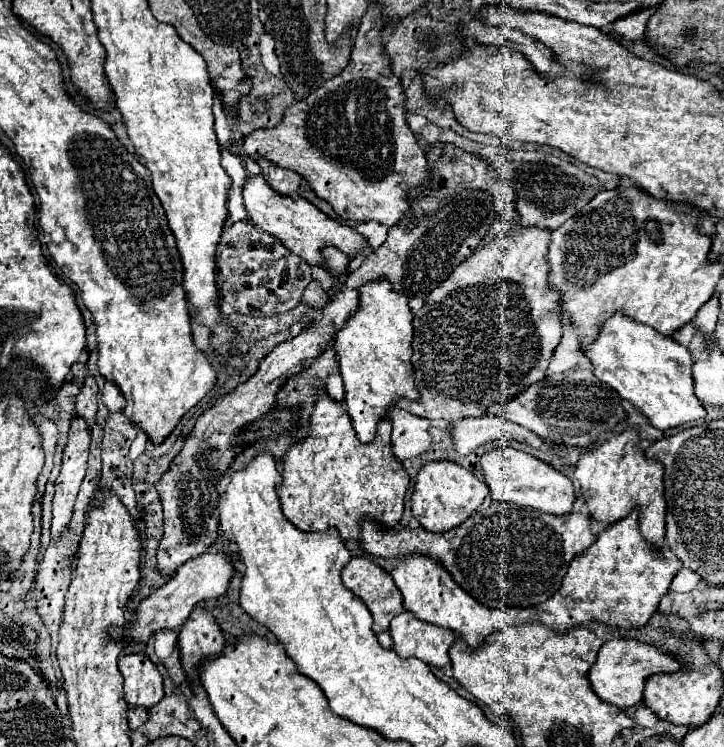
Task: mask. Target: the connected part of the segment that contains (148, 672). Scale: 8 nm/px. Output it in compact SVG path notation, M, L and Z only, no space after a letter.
M126 654L118 660L124 676L124 700L128 706L154 706L164 696L162 676L146 654Z

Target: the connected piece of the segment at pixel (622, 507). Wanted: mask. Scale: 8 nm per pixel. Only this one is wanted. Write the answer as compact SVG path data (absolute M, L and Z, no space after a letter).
M626 430L624 434L608 440L606 444L598 446L596 450L584 452L574 472L576 480L580 482L582 496L590 510L590 518L596 522L604 522L610 526L626 518L634 508L638 508L638 522L640 532L656 552L664 548L664 524L666 524L666 500L664 500L664 466L656 460L644 458L644 452L638 450L640 436L638 432Z

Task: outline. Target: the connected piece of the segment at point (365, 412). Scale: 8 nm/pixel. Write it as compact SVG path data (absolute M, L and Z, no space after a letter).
M368 282L360 288L360 308L356 314L344 324L342 330L338 330L334 346L338 354L338 364L340 364L340 374L344 378L346 386L346 412L352 420L352 426L360 438L360 442L368 444L376 438L378 422L388 418L390 408L398 402L398 398L408 398L408 400L420 400L420 392L416 390L414 384L414 370L412 370L412 312L408 306L408 298L402 294L396 294L388 282Z

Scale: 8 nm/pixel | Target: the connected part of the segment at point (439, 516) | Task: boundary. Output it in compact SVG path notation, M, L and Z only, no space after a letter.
M428 462L416 476L412 494L412 516L428 532L448 532L460 526L488 496L488 486L478 480L470 470L454 462Z

